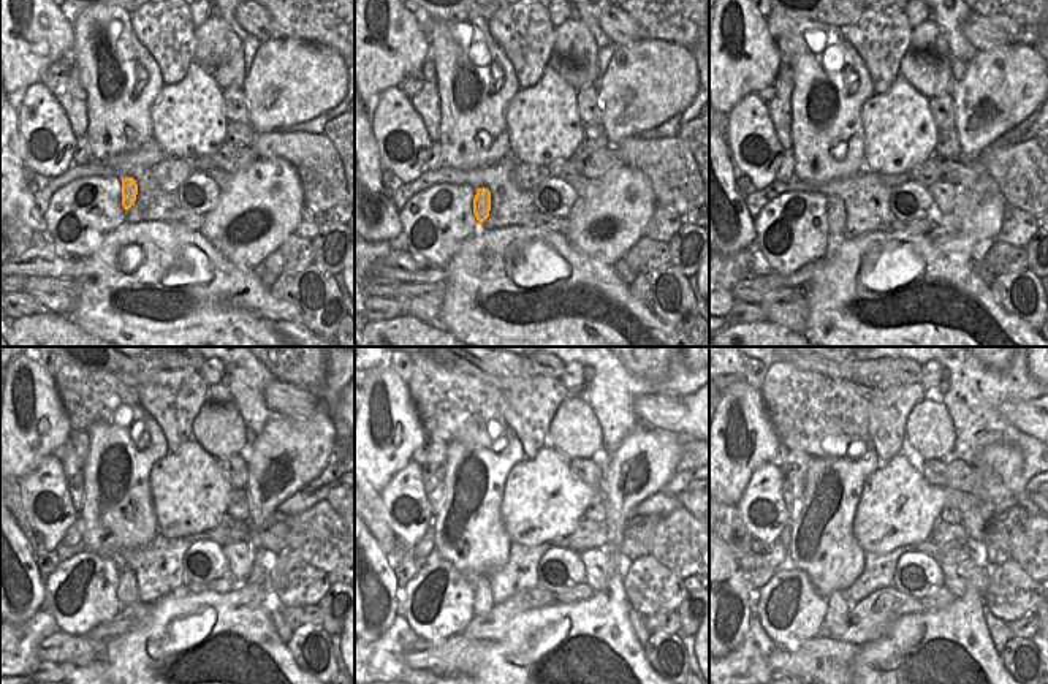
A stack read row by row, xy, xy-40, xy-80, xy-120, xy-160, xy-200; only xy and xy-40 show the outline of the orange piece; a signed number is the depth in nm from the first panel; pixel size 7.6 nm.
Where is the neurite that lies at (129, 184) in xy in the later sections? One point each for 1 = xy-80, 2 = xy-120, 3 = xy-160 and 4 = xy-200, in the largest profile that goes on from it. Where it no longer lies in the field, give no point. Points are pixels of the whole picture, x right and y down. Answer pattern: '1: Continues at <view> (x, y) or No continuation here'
1: Continues at xy-80 (836, 211)
2: Continues at xy-120 (127, 591)
3: Continues at xy-160 (483, 604)
4: Continues at xy-200 (838, 616).

